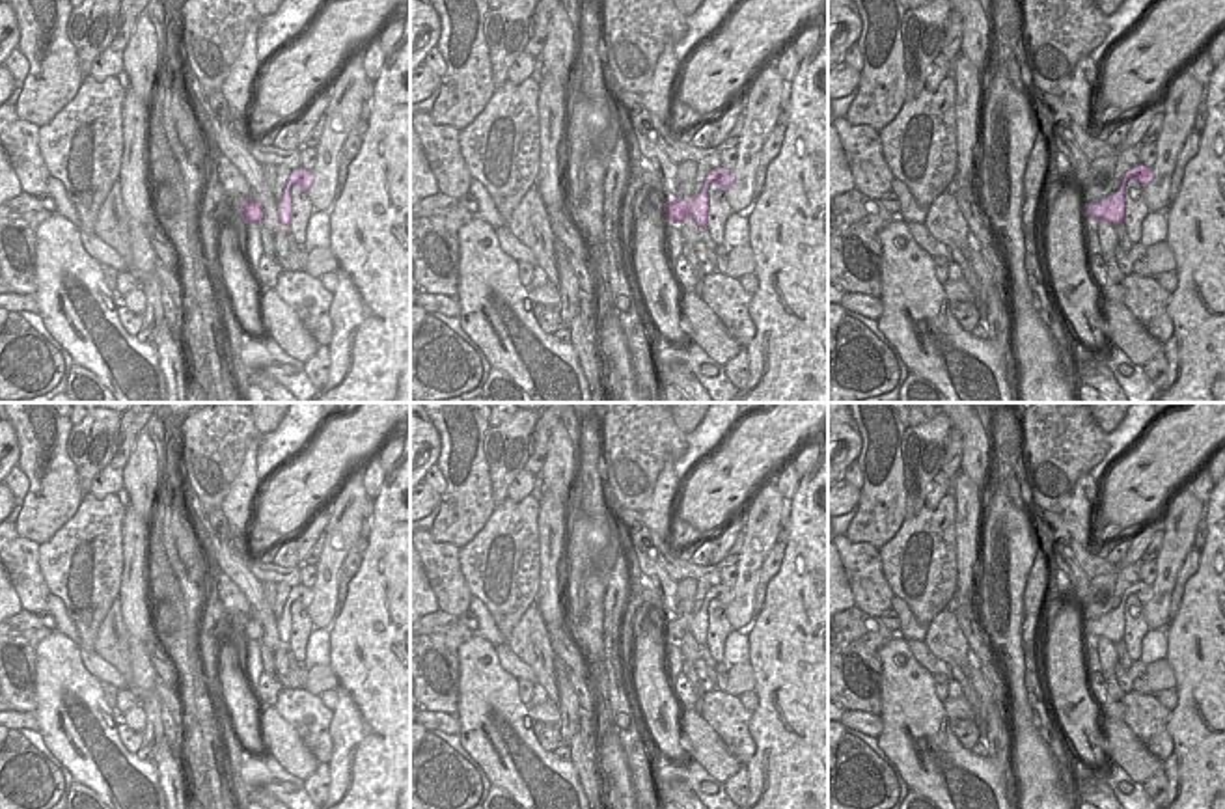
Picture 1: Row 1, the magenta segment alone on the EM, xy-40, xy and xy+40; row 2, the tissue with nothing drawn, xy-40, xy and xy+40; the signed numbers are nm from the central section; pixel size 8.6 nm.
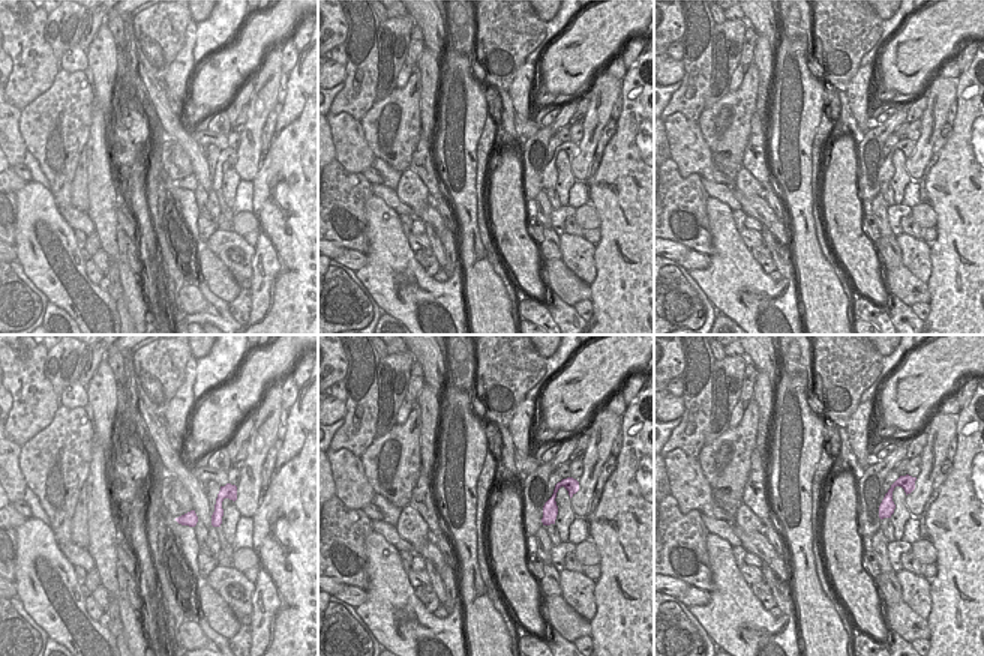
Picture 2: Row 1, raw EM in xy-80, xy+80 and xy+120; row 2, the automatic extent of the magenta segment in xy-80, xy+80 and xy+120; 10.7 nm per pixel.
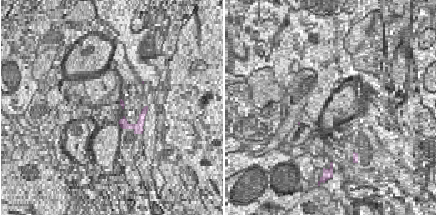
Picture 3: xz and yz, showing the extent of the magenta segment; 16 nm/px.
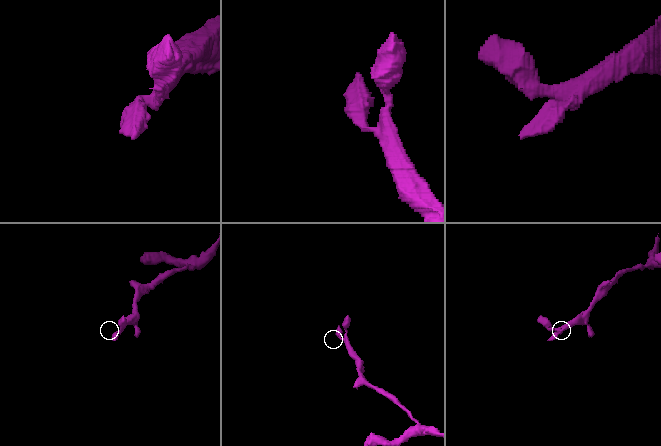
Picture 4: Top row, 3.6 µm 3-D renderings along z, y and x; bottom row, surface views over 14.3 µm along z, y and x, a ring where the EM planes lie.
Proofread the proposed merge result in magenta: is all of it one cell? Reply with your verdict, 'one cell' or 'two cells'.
one cell

